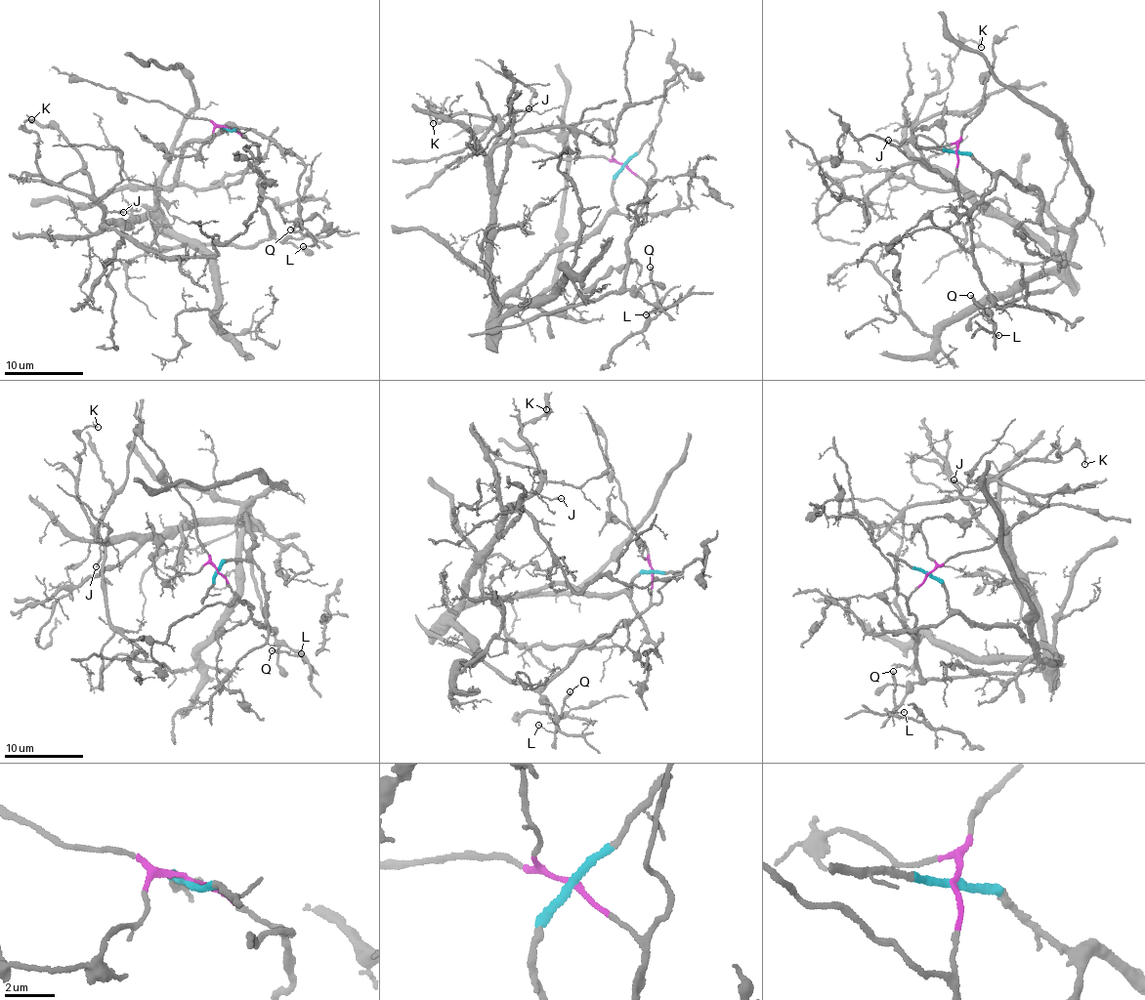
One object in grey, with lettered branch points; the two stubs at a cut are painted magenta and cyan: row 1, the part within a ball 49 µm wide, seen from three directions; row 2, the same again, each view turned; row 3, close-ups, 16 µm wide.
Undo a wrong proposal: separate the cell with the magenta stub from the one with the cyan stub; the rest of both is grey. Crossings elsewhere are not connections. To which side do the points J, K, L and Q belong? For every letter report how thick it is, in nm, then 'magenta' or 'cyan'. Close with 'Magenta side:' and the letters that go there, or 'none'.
J: calibre 130 nm; cyan
K: calibre 150 nm; cyan
L: calibre 130 nm; magenta
Q: calibre 280 nm; magenta
Magenta side: L, Q

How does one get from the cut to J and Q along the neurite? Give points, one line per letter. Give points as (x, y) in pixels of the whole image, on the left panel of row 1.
J: (227, 128), (187, 144), (178, 180), (158, 187), (149, 219), (129, 230), (105, 225), (105, 211), (124, 213)
Q: (227, 128), (257, 145), (259, 207), (269, 229), (287, 240), (307, 233), (291, 229)

